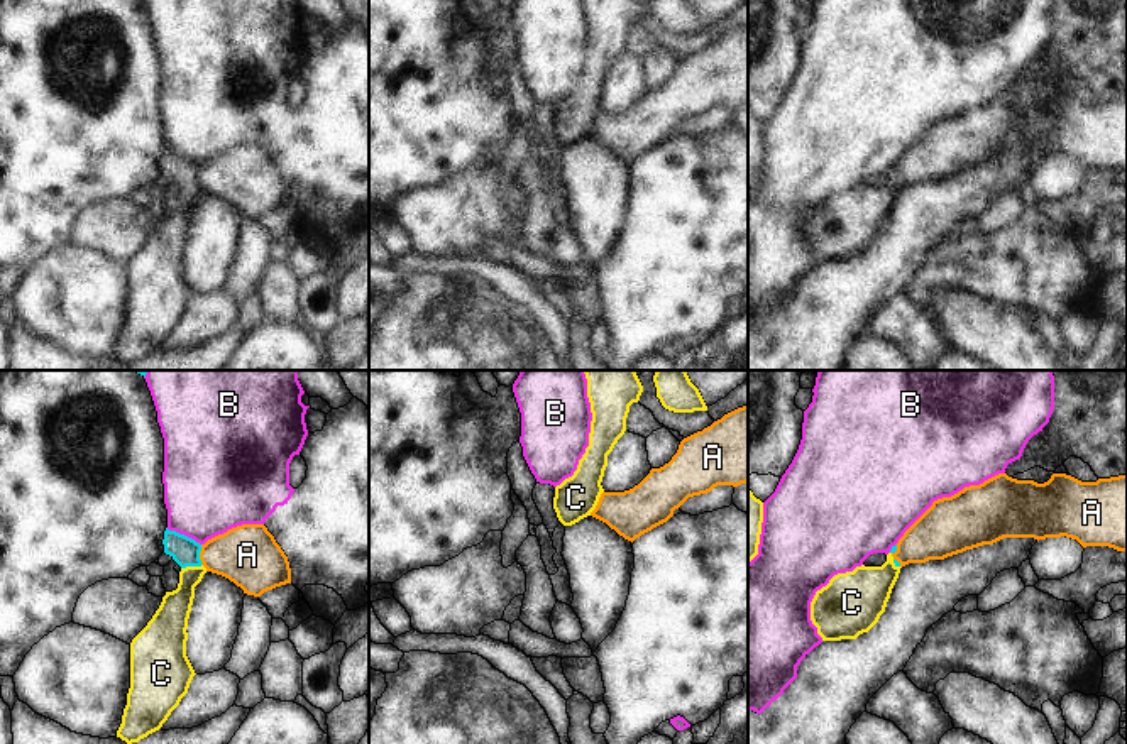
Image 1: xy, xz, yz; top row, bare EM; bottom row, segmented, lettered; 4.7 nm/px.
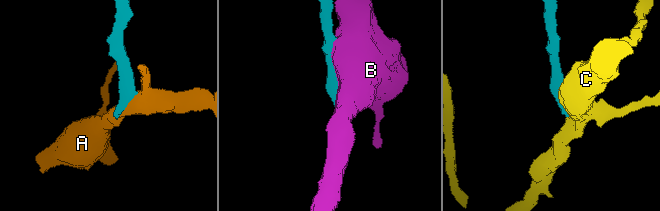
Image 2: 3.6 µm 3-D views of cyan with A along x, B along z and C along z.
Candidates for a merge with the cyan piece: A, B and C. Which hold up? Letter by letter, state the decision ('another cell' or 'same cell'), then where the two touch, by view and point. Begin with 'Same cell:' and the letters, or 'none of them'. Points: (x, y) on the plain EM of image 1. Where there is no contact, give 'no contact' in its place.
Same cell: C
A: another cell | xy (198, 176)
B: another cell | xy (183, 156)
C: same cell | xy (192, 186)

